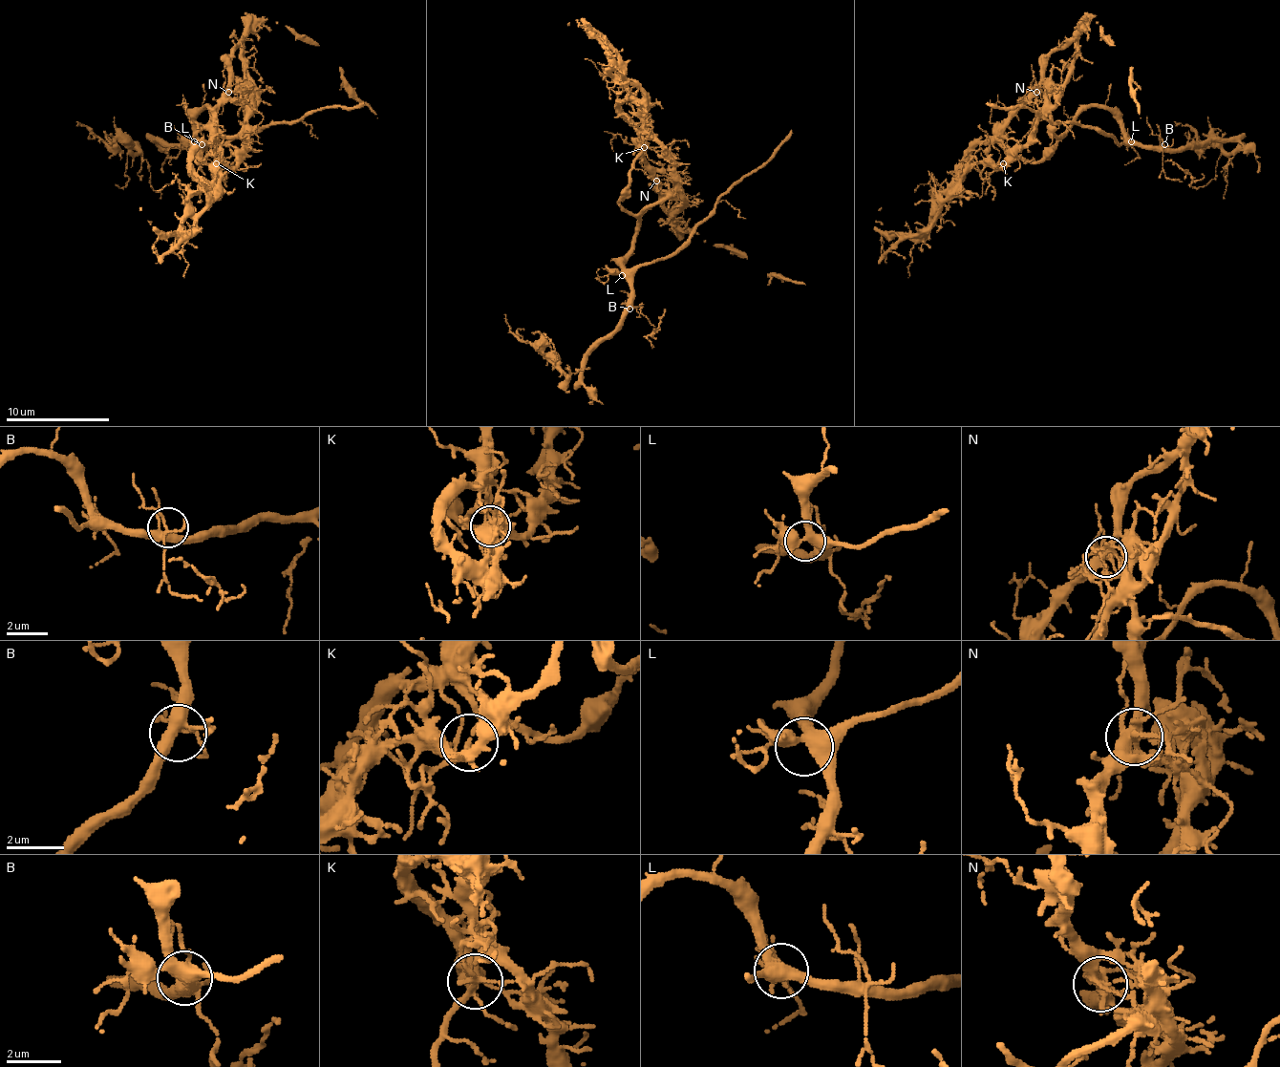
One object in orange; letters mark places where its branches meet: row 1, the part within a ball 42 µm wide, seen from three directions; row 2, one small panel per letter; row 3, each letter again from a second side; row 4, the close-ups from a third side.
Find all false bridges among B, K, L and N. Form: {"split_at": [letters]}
{"split_at": ["K", "N"]}

